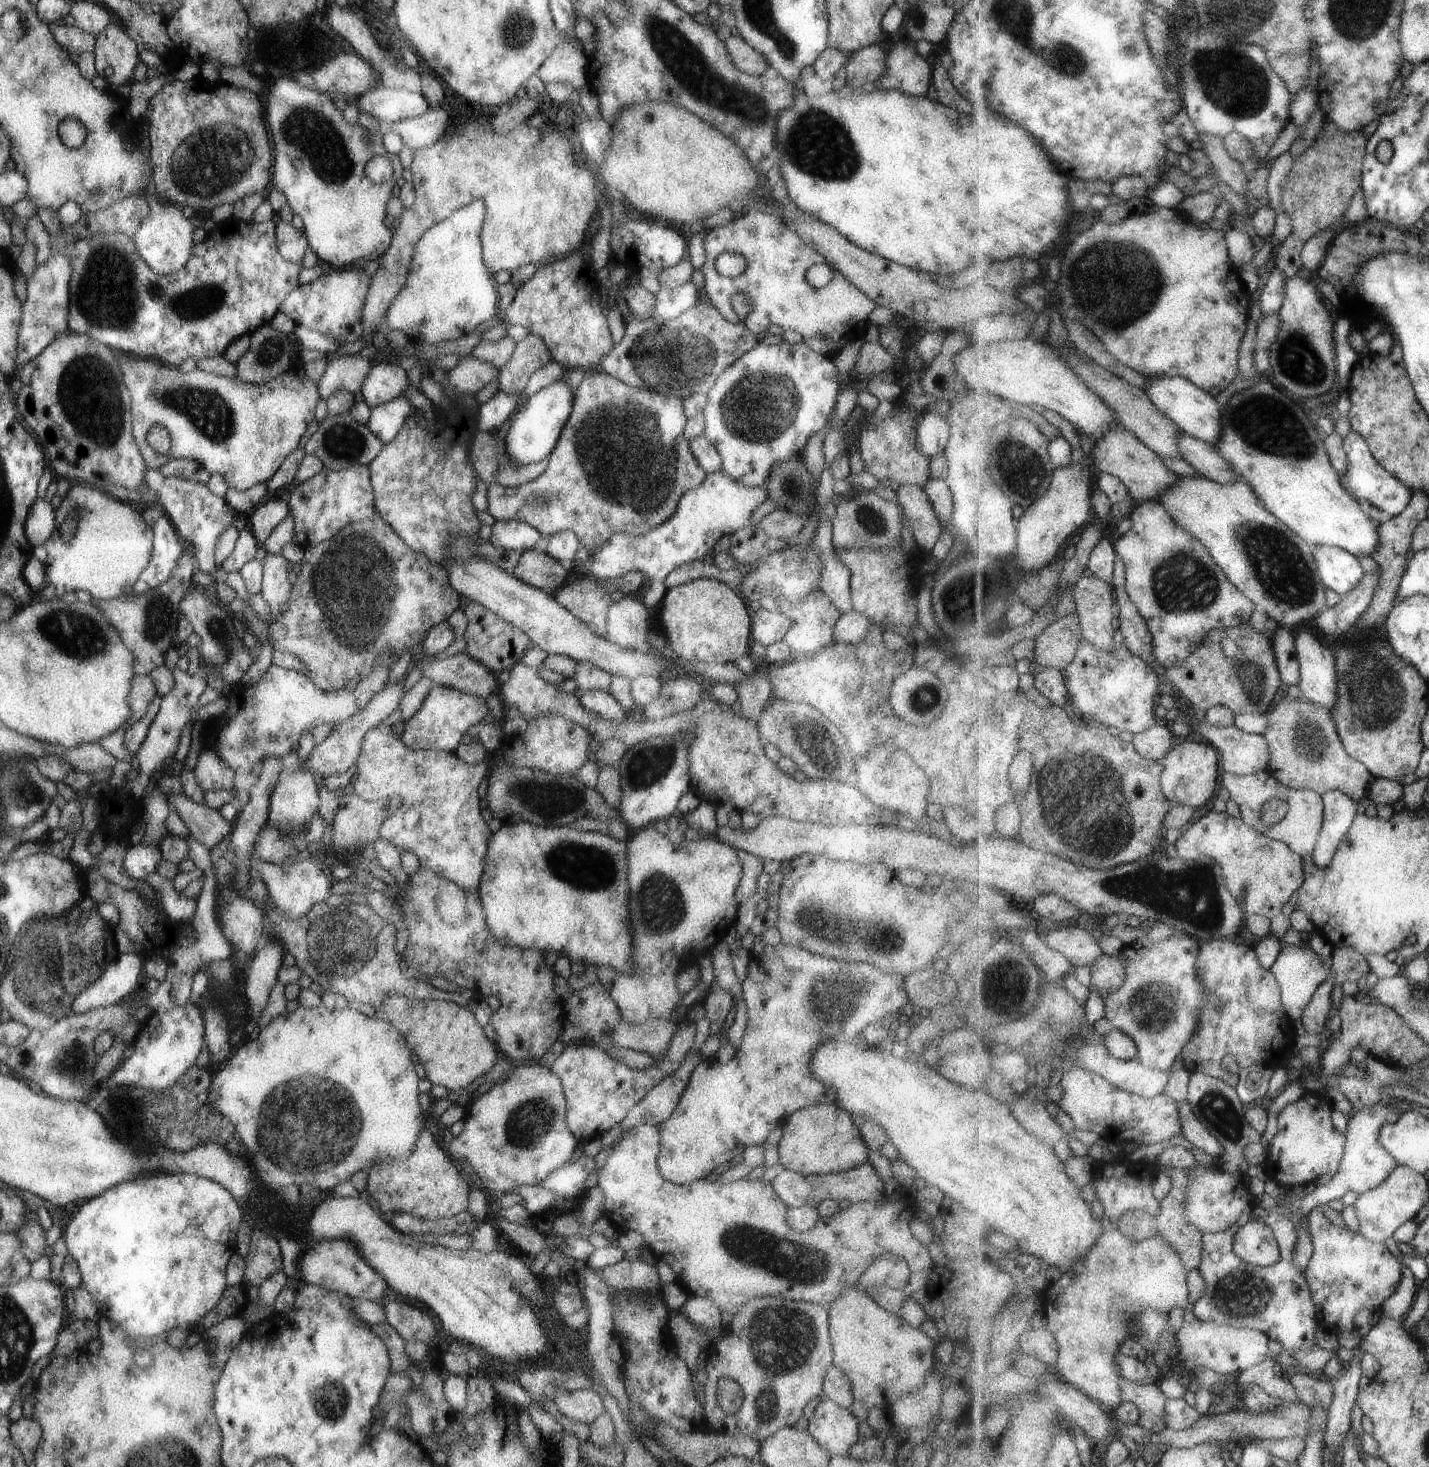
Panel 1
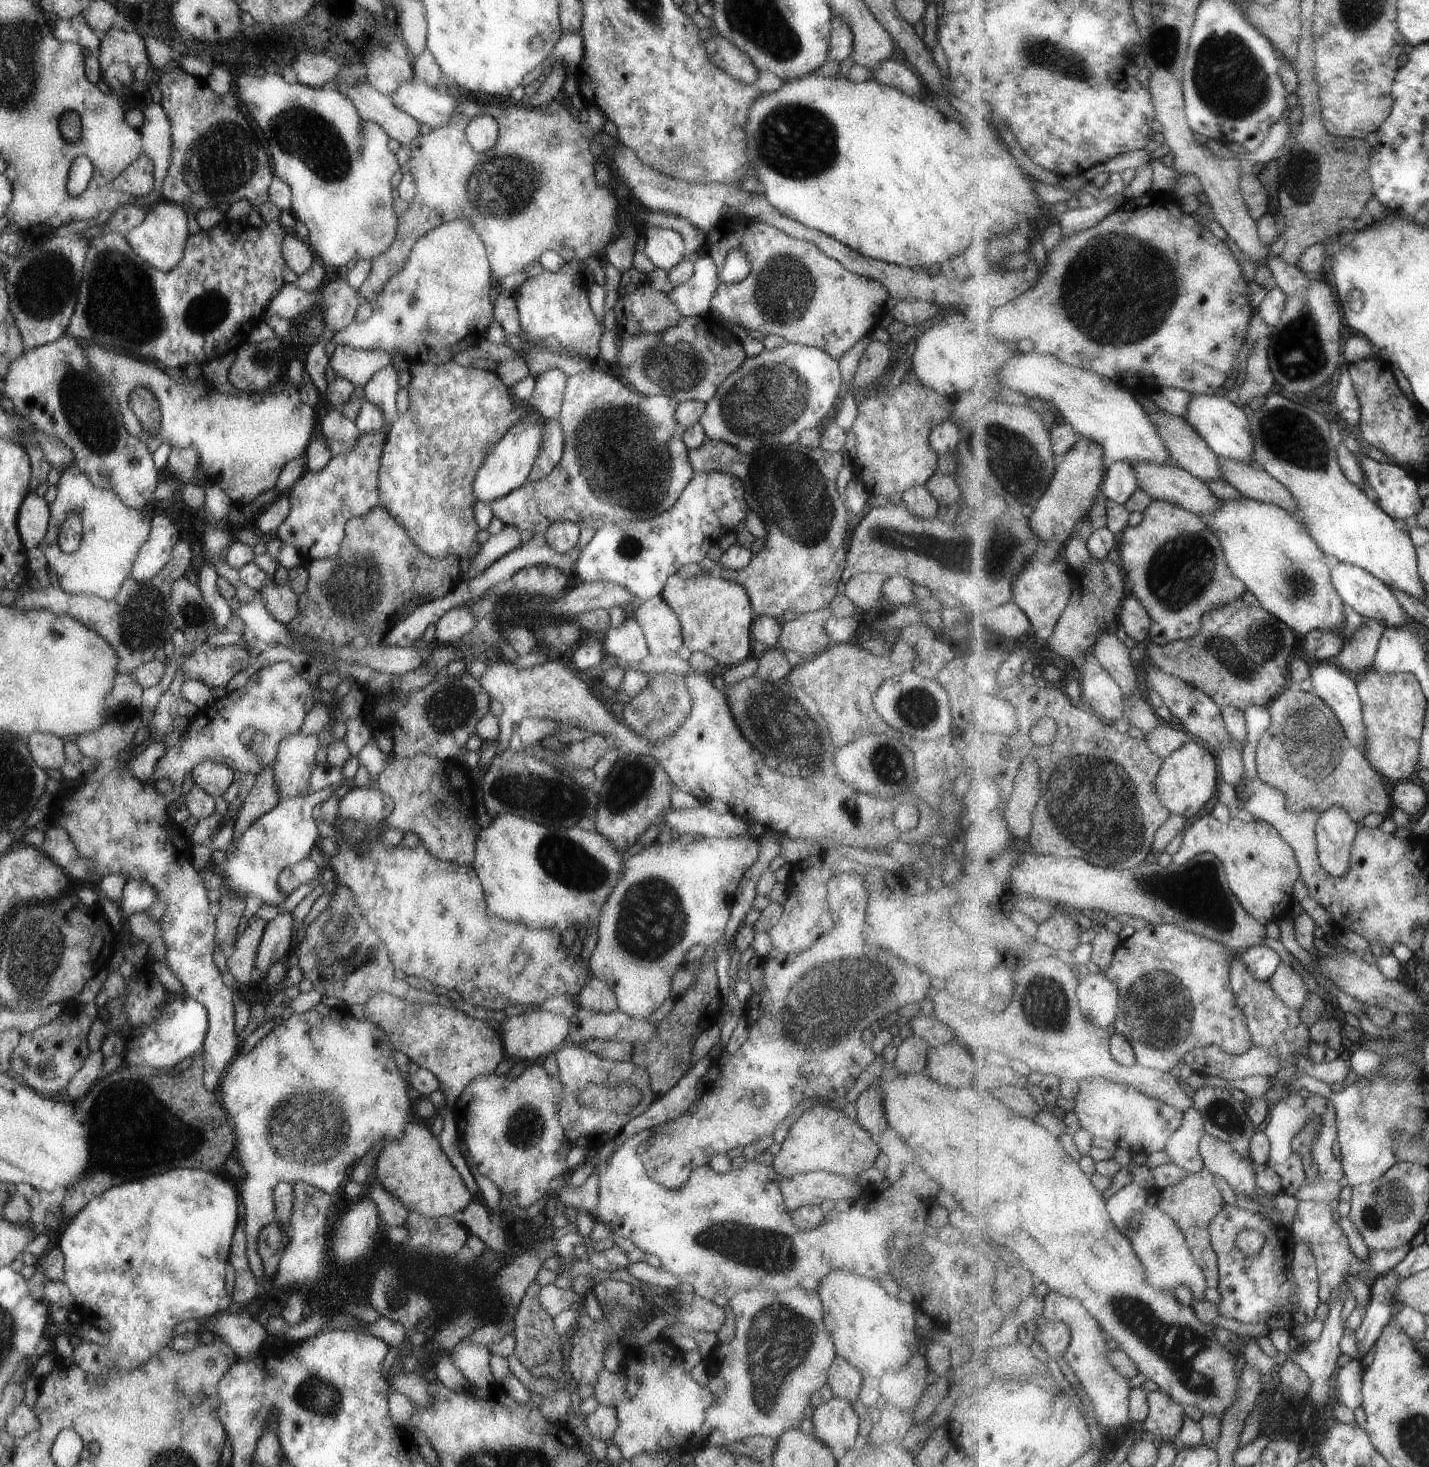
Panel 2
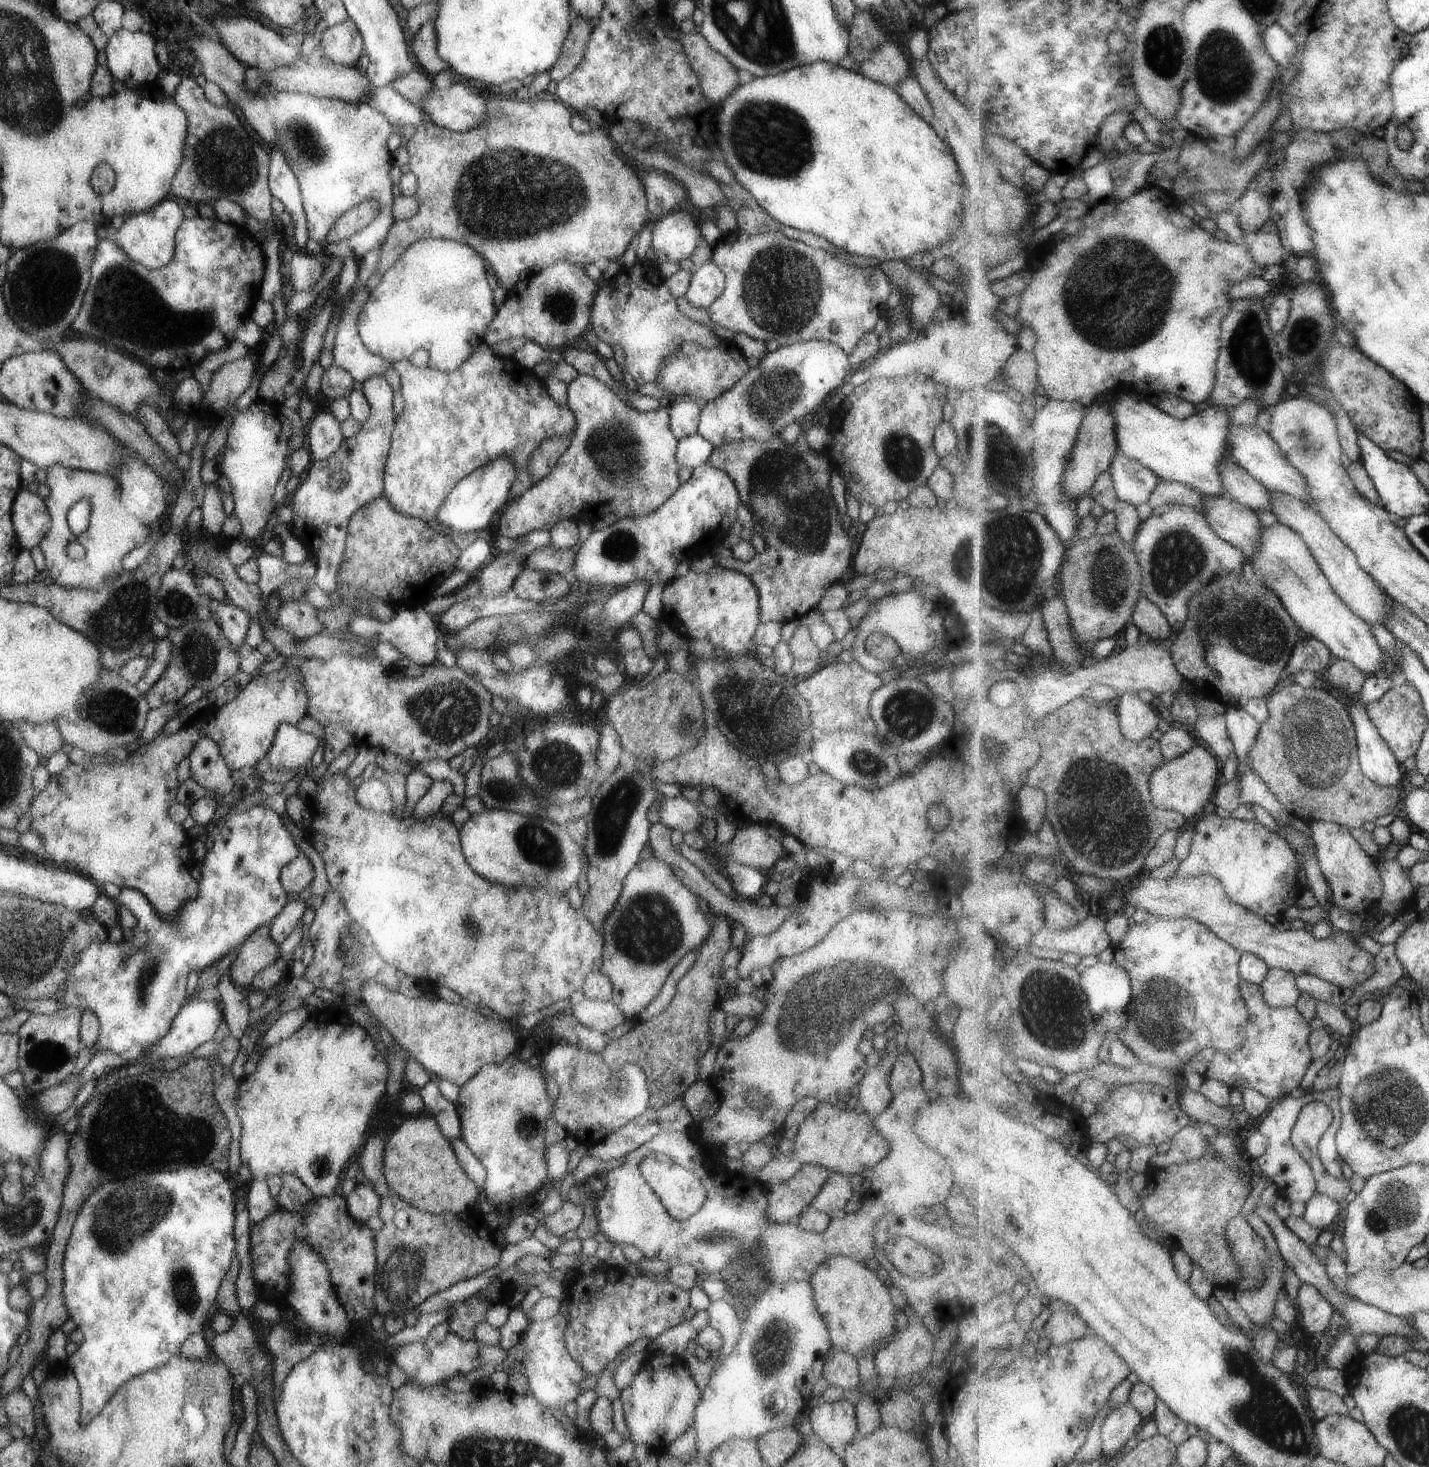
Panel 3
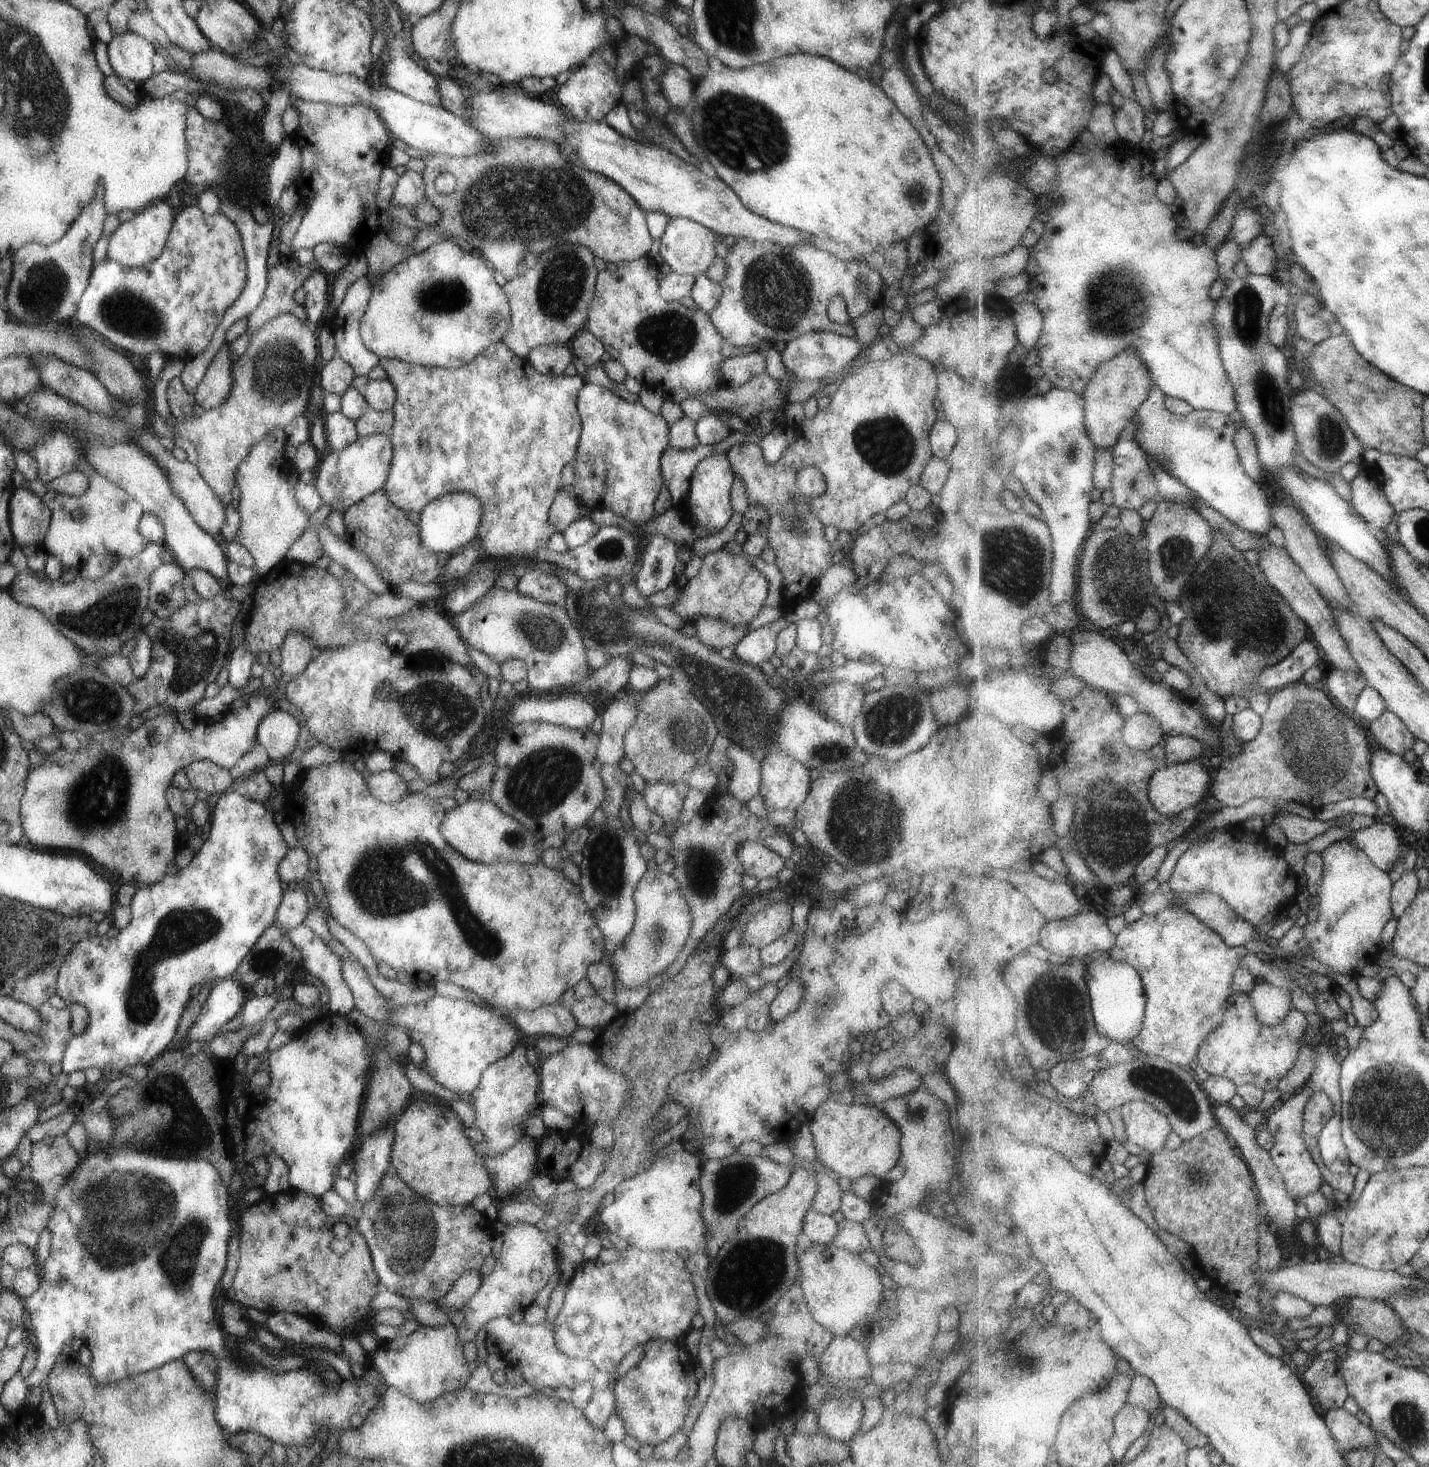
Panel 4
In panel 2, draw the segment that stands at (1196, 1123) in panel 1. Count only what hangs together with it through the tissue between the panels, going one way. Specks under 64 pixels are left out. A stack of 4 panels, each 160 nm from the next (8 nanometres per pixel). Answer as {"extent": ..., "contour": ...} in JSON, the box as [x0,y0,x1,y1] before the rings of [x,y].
{"extent":[1200,1134,1261,1199],"contour":[[[1206,1134],[1200,1145],[1207,1169],[1224,1178],[1234,1190],[1243,1192],[1249,1199],[1254,1194],[1261,1194],[1255,1182],[1252,1159],[1245,1159],[1228,1142],[1211,1135]]]}

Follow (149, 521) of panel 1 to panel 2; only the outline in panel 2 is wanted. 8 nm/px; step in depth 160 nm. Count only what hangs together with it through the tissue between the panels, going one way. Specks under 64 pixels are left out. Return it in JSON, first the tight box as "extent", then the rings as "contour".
{"extent":[131,515,179,582],"contour":[[[166,515],[153,516],[150,521],[150,531],[147,540],[142,544],[141,550],[132,564],[131,576],[139,582],[153,578],[169,560],[172,546],[179,540],[177,530],[171,525],[171,520]]]}

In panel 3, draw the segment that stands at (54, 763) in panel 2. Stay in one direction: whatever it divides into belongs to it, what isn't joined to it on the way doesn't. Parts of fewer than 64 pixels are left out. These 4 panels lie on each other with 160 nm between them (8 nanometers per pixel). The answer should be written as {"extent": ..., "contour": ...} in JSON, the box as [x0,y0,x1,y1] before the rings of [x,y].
{"extent":[16,720,66,758],"contour":[[[25,720],[16,723],[23,743],[35,752],[38,757],[48,758],[60,749],[66,749],[60,738],[55,722],[32,724]]]}

